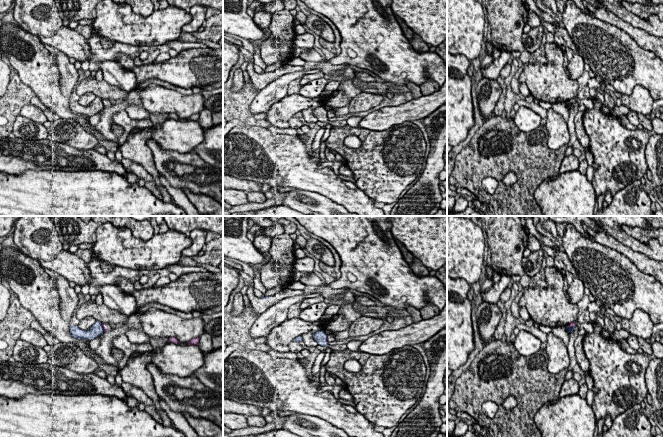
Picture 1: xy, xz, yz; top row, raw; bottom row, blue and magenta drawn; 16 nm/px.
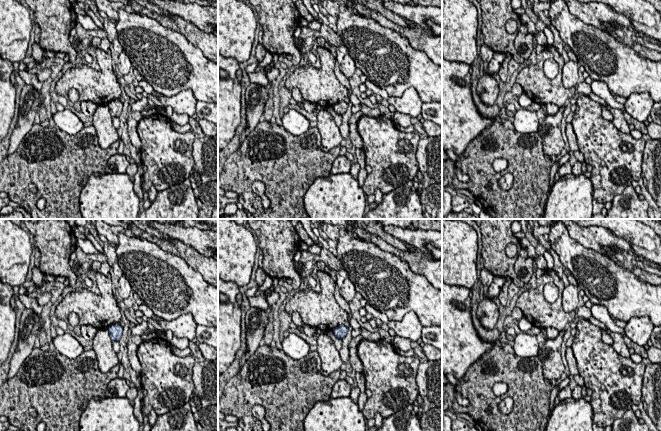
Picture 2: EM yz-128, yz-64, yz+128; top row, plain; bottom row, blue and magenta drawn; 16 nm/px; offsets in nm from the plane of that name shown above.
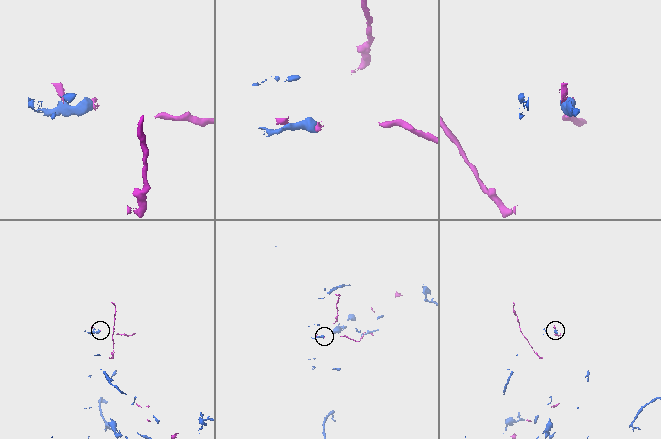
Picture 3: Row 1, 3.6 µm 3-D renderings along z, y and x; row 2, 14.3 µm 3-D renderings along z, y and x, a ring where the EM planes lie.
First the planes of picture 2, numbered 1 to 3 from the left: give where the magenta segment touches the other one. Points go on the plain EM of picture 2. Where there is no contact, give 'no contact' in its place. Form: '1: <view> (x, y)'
1: no contact
2: no contact
3: no contact

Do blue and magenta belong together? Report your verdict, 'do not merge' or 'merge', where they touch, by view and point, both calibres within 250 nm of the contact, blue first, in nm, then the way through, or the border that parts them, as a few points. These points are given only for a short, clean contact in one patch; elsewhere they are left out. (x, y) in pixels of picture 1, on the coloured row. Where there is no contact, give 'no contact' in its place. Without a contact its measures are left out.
do not merge; contact yz (572, 327); calibres 70 and 70 nm; border yz (575, 325), (568, 327)

